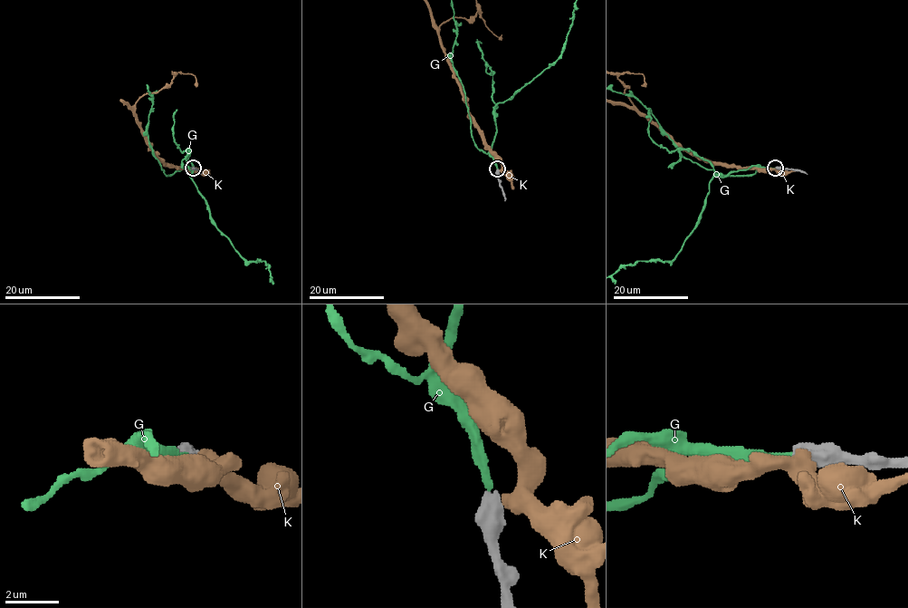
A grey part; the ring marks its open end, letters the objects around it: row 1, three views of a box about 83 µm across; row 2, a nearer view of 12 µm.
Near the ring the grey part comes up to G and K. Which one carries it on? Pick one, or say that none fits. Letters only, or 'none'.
G

